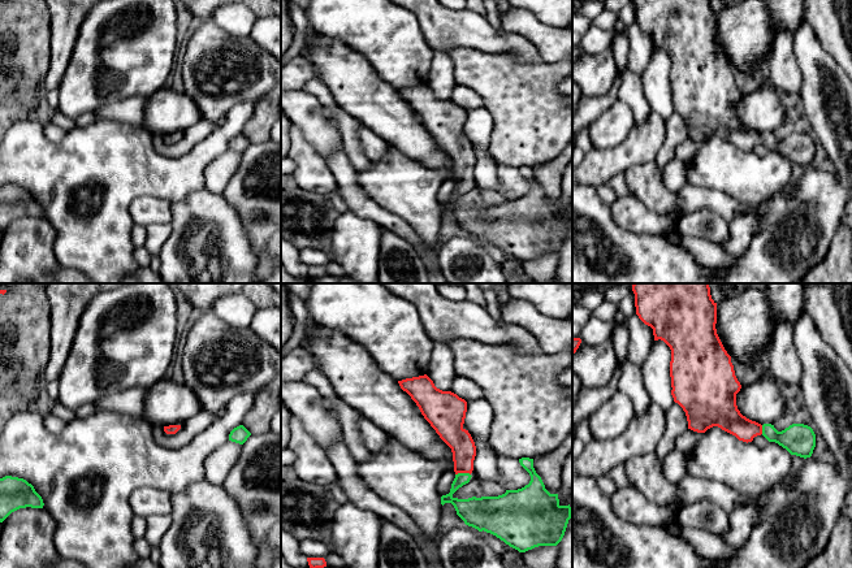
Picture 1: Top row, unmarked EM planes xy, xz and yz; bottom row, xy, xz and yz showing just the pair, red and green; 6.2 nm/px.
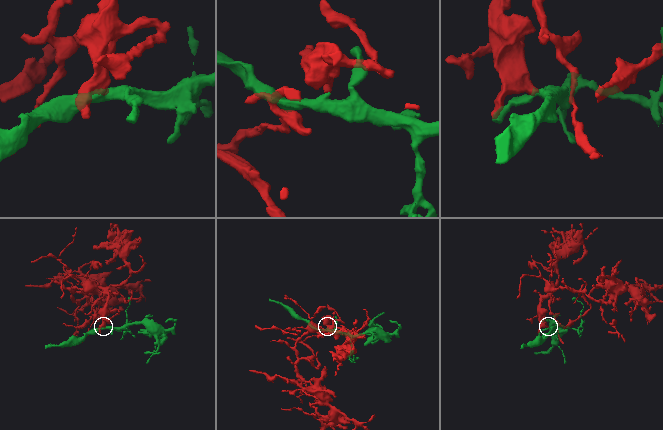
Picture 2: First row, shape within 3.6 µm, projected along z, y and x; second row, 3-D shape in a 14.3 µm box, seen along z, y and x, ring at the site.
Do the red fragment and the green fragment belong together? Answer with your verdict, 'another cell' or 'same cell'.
same cell

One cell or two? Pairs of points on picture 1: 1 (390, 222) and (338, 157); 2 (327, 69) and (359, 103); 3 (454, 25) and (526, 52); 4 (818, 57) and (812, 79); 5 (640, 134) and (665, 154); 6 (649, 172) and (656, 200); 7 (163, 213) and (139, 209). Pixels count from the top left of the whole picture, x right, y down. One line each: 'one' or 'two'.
1: one
2: one
3: one
4: one
5: two
6: one
7: one

